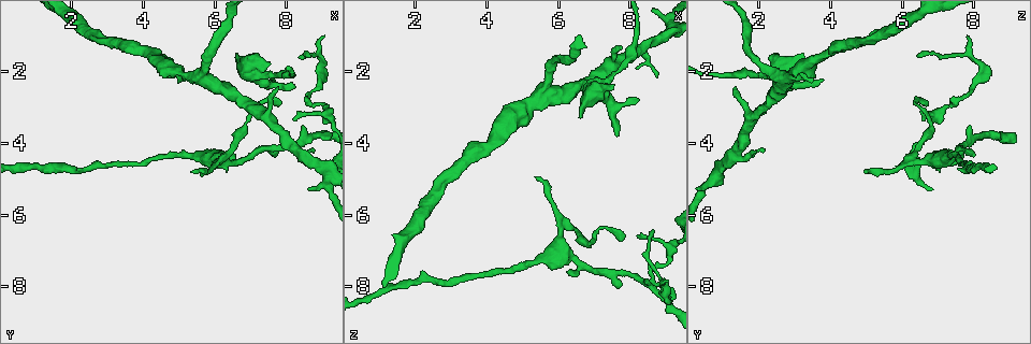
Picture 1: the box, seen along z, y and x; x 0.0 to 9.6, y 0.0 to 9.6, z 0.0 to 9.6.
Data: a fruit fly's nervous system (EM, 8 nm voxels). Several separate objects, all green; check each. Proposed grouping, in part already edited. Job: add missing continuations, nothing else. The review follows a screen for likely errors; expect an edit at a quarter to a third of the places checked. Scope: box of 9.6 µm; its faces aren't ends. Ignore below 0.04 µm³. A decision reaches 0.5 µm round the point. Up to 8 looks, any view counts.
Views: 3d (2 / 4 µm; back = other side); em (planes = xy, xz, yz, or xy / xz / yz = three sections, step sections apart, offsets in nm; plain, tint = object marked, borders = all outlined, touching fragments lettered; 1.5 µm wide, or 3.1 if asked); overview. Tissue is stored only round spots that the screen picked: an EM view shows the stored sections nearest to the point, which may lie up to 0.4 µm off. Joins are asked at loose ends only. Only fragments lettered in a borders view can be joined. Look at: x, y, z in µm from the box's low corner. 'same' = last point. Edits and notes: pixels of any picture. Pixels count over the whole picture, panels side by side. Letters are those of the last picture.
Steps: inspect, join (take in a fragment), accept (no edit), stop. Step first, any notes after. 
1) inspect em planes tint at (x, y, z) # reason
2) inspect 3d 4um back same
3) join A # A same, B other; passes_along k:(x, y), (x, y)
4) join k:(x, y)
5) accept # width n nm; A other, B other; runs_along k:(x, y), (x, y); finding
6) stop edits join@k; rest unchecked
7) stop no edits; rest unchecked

inspect 3d 2um at (5.35, 4.80, 4.90) # thin end

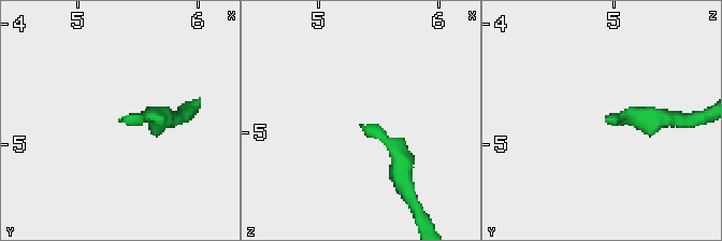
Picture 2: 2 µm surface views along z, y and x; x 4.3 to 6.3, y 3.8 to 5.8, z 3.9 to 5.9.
inspect em yz step 4 tint at (5.36, 4.78, 4.98)

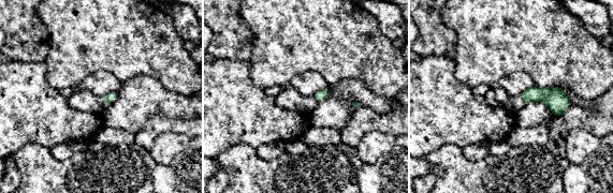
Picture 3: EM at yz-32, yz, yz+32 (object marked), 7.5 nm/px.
inspect em planes borders same # cut it another way

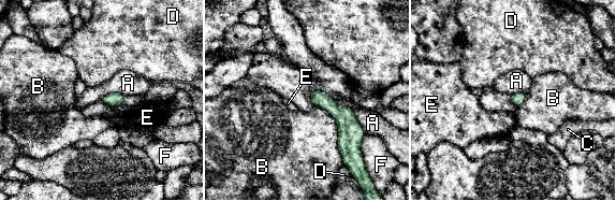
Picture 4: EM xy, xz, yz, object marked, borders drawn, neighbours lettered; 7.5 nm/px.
accept # A other, B other, C other, D other, E other, F other; runs_along 4:(313, 94), (345, 120), (343, 151); none of them fits

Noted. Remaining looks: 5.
inspect 3d 4um at (6.40, 4.30, 7.75) # branch stops here

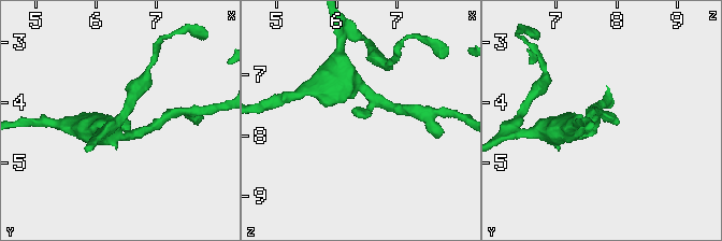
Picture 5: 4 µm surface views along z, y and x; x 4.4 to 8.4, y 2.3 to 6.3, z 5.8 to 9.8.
inspect em xz step 4 plain at (6.40, 4.25, 7.75) # arm_widths 170, 260 nm; shape alone is not enough

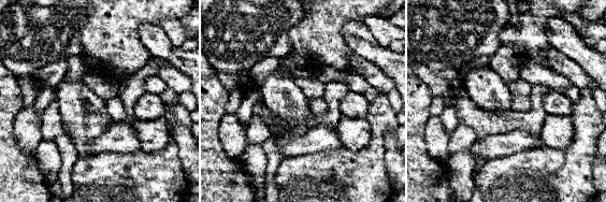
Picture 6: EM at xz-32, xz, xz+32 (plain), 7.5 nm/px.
inspect em xz step 4 borders same

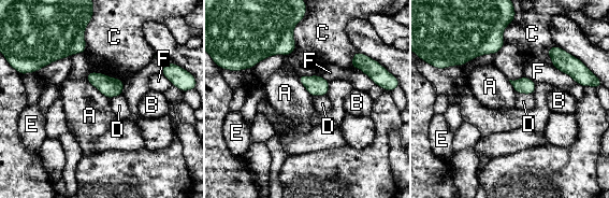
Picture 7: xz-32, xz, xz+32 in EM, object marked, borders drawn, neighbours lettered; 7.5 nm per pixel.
accept # A other, B other, C other, D other, E other, F other; border 7:(85, 78), (109, 99); none of them fits

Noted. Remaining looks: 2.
stop no edits; rest unchecked

